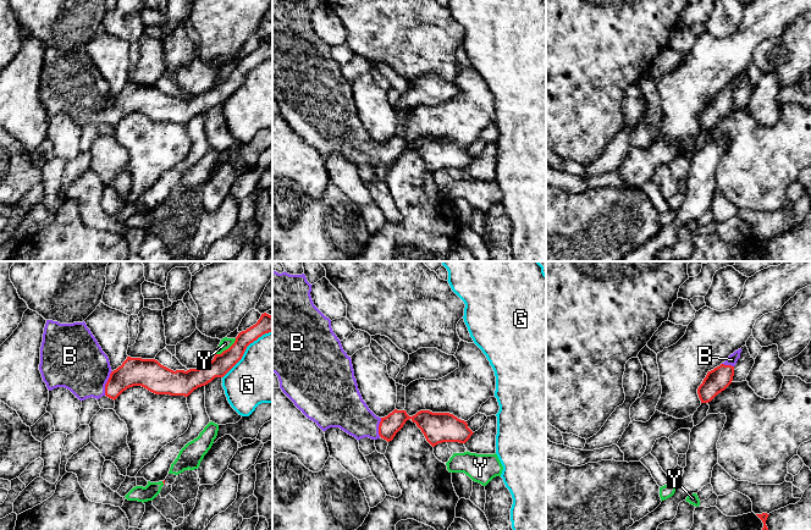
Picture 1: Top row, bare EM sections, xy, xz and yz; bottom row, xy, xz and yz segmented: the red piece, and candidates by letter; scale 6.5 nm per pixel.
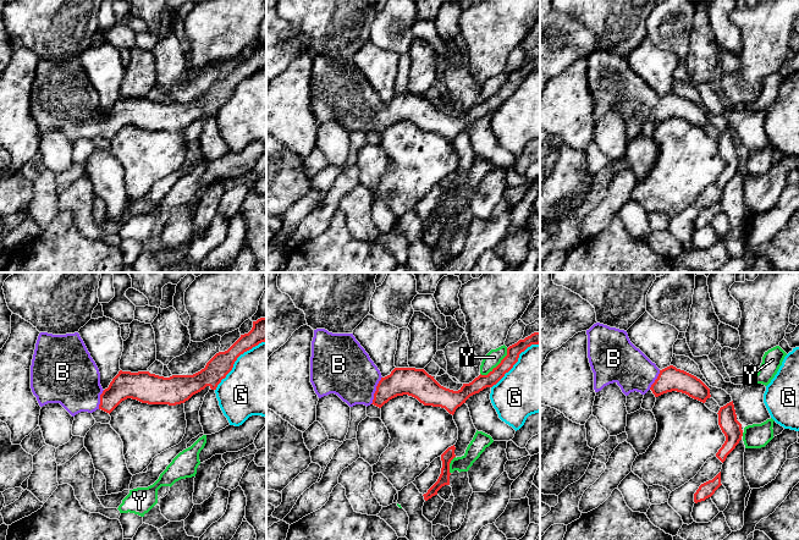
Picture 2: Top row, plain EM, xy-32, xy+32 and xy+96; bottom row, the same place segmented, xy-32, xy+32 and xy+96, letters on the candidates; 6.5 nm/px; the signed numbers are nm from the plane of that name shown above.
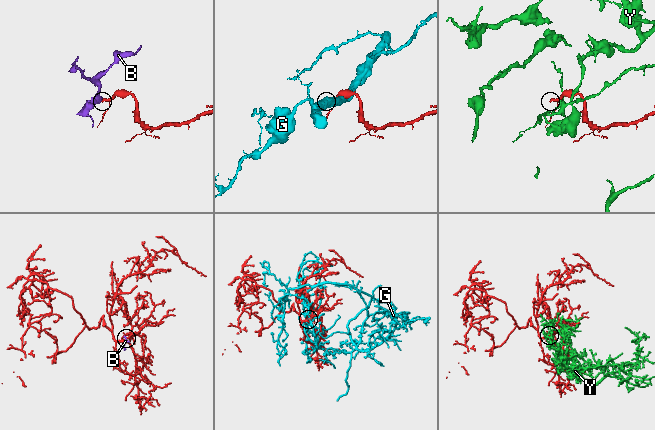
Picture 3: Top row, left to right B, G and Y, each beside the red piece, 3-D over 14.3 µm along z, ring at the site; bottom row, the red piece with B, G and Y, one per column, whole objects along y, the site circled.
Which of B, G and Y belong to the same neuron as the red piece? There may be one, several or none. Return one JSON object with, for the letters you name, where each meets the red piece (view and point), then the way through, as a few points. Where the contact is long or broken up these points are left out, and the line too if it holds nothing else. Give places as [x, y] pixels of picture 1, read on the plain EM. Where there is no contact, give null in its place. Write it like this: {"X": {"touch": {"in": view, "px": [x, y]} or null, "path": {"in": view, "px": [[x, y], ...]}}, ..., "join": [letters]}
{"B": {"touch": {"in": "xy", "px": [106, 109]}, "path": {"in": "xy", "px": [[134, 98], [115, 109], [106, 109], [93, 104], [76, 88]]}}, "join": ["B"]}

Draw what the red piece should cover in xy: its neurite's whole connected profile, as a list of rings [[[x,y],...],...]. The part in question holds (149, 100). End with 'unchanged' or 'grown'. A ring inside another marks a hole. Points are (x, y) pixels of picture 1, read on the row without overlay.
[[[264,39],[255,51],[238,60],[228,76],[215,81],[214,85],[203,94],[173,98],[155,85],[127,83],[122,92],[112,98],[107,82],[84,48],[60,50],[46,46],[40,73],[39,96],[49,117],[65,114],[79,127],[90,123],[99,126],[103,122],[115,127],[123,117],[133,112],[142,112],[155,121],[188,123],[194,116],[208,111],[215,104],[224,104],[242,85],[247,73],[269,59],[272,59],[272,43]]]; grown

